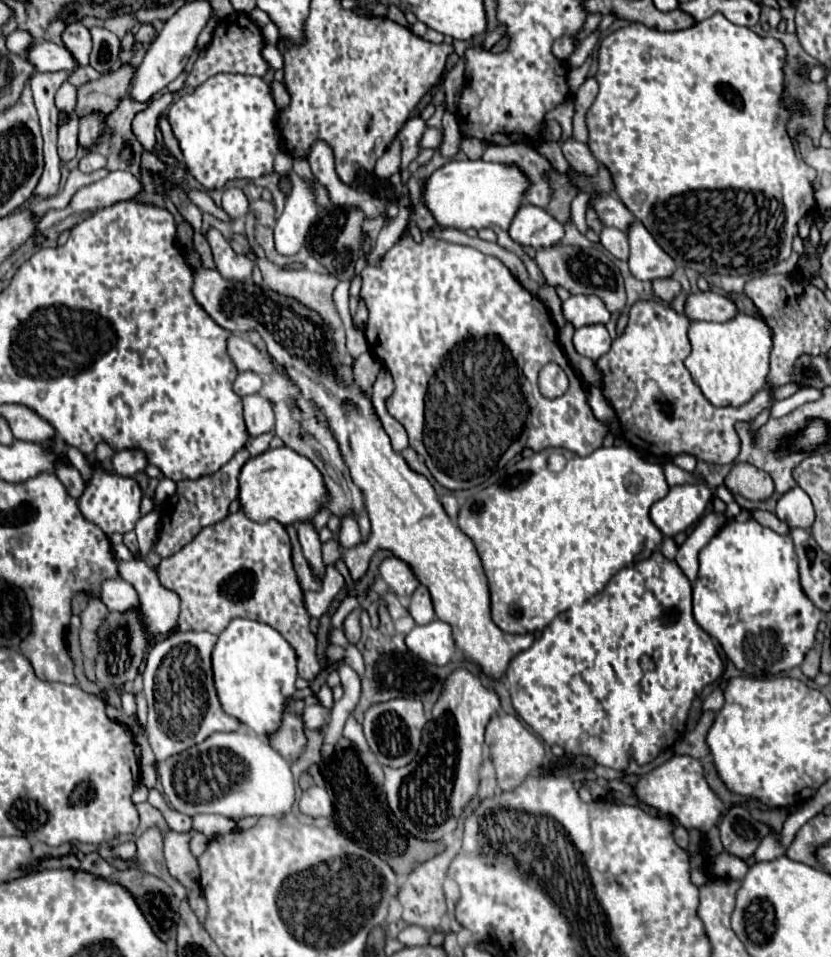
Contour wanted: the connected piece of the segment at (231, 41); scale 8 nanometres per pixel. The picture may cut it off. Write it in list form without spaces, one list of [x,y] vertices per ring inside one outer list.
[[[235,12],[223,20],[219,20],[213,40],[209,48],[205,50],[203,58],[197,58],[193,64],[191,74],[187,76],[187,86],[199,86],[207,78],[219,74],[219,72],[235,72],[235,74],[251,74],[251,76],[263,76],[269,70],[269,64],[261,58],[263,48],[263,36],[259,26],[243,12]]]

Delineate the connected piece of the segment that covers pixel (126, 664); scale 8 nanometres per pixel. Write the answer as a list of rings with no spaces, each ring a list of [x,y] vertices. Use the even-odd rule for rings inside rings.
[[[163,478],[159,482],[155,490],[155,510],[151,510],[149,514],[141,516],[141,520],[137,522],[137,540],[139,540],[139,554],[141,558],[133,558],[129,561],[120,561],[118,566],[118,574],[127,582],[133,584],[133,588],[139,594],[139,608],[137,610],[129,610],[129,612],[109,612],[107,620],[103,622],[101,630],[99,630],[99,654],[95,660],[95,672],[97,672],[97,682],[113,686],[113,684],[125,684],[129,680],[133,680],[143,664],[145,652],[147,652],[147,640],[167,634],[177,626],[177,618],[179,618],[179,598],[177,594],[173,594],[173,590],[161,586],[157,572],[145,562],[149,550],[153,548],[153,542],[157,538],[157,522],[159,522],[159,510],[161,504],[176,493],[176,483],[169,478]]]

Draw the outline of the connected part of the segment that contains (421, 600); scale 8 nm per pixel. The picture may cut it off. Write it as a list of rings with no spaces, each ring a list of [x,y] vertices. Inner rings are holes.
[[[421,584],[417,586],[417,590],[411,596],[409,614],[415,618],[417,624],[429,624],[431,620],[435,620],[435,612],[433,612],[429,590],[425,586],[421,586]]]

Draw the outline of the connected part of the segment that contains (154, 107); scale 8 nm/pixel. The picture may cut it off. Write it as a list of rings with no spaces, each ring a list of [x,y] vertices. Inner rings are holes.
[[[171,92],[163,94],[159,100],[153,98],[149,102],[149,106],[145,110],[137,112],[135,118],[133,118],[133,122],[131,122],[133,134],[137,136],[137,140],[141,142],[141,146],[145,150],[149,150],[149,152],[155,152],[155,128],[157,128],[155,120],[159,118],[161,110],[165,110],[171,104],[171,98],[173,98]]]

